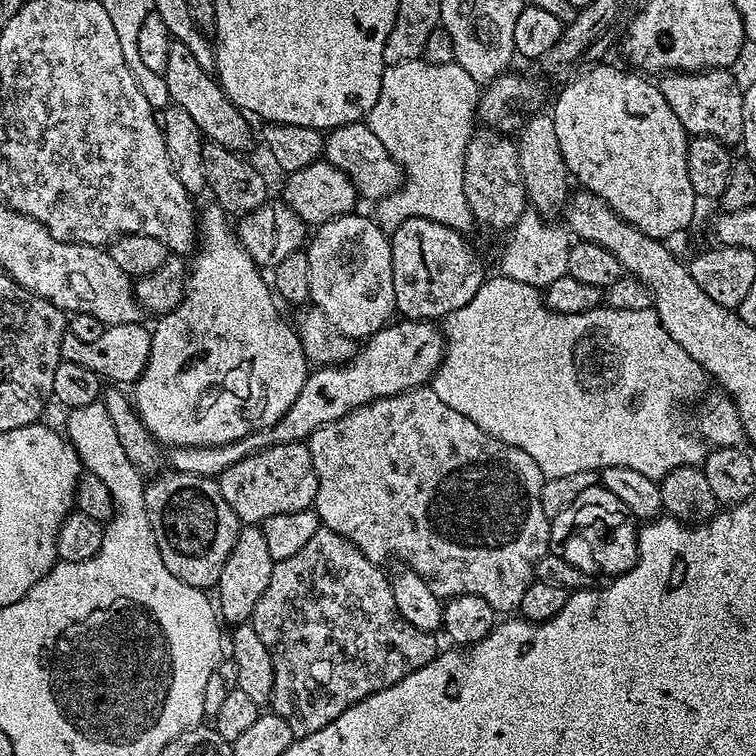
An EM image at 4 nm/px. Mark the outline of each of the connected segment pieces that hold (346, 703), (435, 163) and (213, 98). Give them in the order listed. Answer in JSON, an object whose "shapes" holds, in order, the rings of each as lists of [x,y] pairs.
{"shapes":[[[[323,526],[298,554],[273,563],[270,586],[258,598],[250,623],[262,646],[270,650],[276,671],[271,711],[286,721],[293,737],[309,736],[322,730],[322,726],[330,726],[338,714],[359,700],[402,682],[402,678],[414,674],[414,670],[426,666],[438,655],[437,637],[418,630],[418,626],[410,626],[398,614],[392,585],[389,577],[384,577],[384,570],[381,565],[369,562],[346,538]]],[[[421,58],[385,67],[382,90],[378,90],[378,102],[374,102],[366,117],[368,128],[374,130],[378,142],[386,146],[390,158],[402,173],[400,187],[375,205],[374,219],[385,233],[395,232],[404,220],[410,218],[426,218],[457,230],[460,220],[468,220],[471,210],[464,189],[464,149],[474,132],[472,118],[474,120],[477,117],[481,95],[481,85],[455,62],[428,64]]],[[[173,43],[170,58],[166,58],[166,70],[162,75],[170,90],[170,101],[182,106],[182,110],[186,110],[186,114],[190,114],[194,122],[198,122],[200,131],[211,143],[221,144],[231,152],[247,153],[247,148],[252,144],[249,117],[232,103],[230,97],[221,88],[219,79],[212,72],[202,70],[198,62],[194,62],[186,46]]]]}

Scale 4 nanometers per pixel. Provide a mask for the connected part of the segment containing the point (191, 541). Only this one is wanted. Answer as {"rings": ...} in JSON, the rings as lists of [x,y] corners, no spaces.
{"rings":[[[169,471],[145,487],[144,505],[166,570],[186,586],[215,589],[242,527],[226,498],[222,498],[219,483],[211,476]]]}

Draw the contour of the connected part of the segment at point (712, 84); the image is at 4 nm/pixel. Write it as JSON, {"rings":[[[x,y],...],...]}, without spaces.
{"rings":[[[709,68],[691,74],[664,74],[659,77],[660,92],[670,102],[678,122],[682,122],[689,137],[709,136],[718,138],[727,146],[739,145],[744,139],[742,130],[742,106],[744,93],[741,85],[736,85],[733,73],[726,68]]]}

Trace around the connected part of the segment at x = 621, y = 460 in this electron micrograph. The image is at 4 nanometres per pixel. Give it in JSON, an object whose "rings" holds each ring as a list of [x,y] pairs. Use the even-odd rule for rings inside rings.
{"rings":[[[498,278],[489,279],[458,310],[454,310],[443,321],[442,331],[444,334],[444,357],[440,359],[438,370],[432,375],[430,387],[450,410],[458,410],[458,414],[468,416],[470,422],[474,422],[484,432],[489,432],[494,438],[498,438],[503,444],[514,446],[530,458],[544,473],[545,477],[565,476],[566,474],[578,474],[579,472],[599,473],[602,468],[616,466],[625,467],[626,470],[636,470],[646,478],[661,481],[670,470],[687,469],[687,464],[703,465],[706,455],[705,441],[695,440],[692,436],[684,436],[682,429],[676,425],[676,404],[688,404],[704,388],[706,373],[703,368],[666,334],[658,314],[651,307],[644,309],[616,309],[609,306],[591,308],[589,312],[578,312],[576,314],[558,314],[548,309],[544,303],[541,289],[534,285],[526,285],[522,282]],[[500,419],[512,420],[512,424],[500,424]]]}

